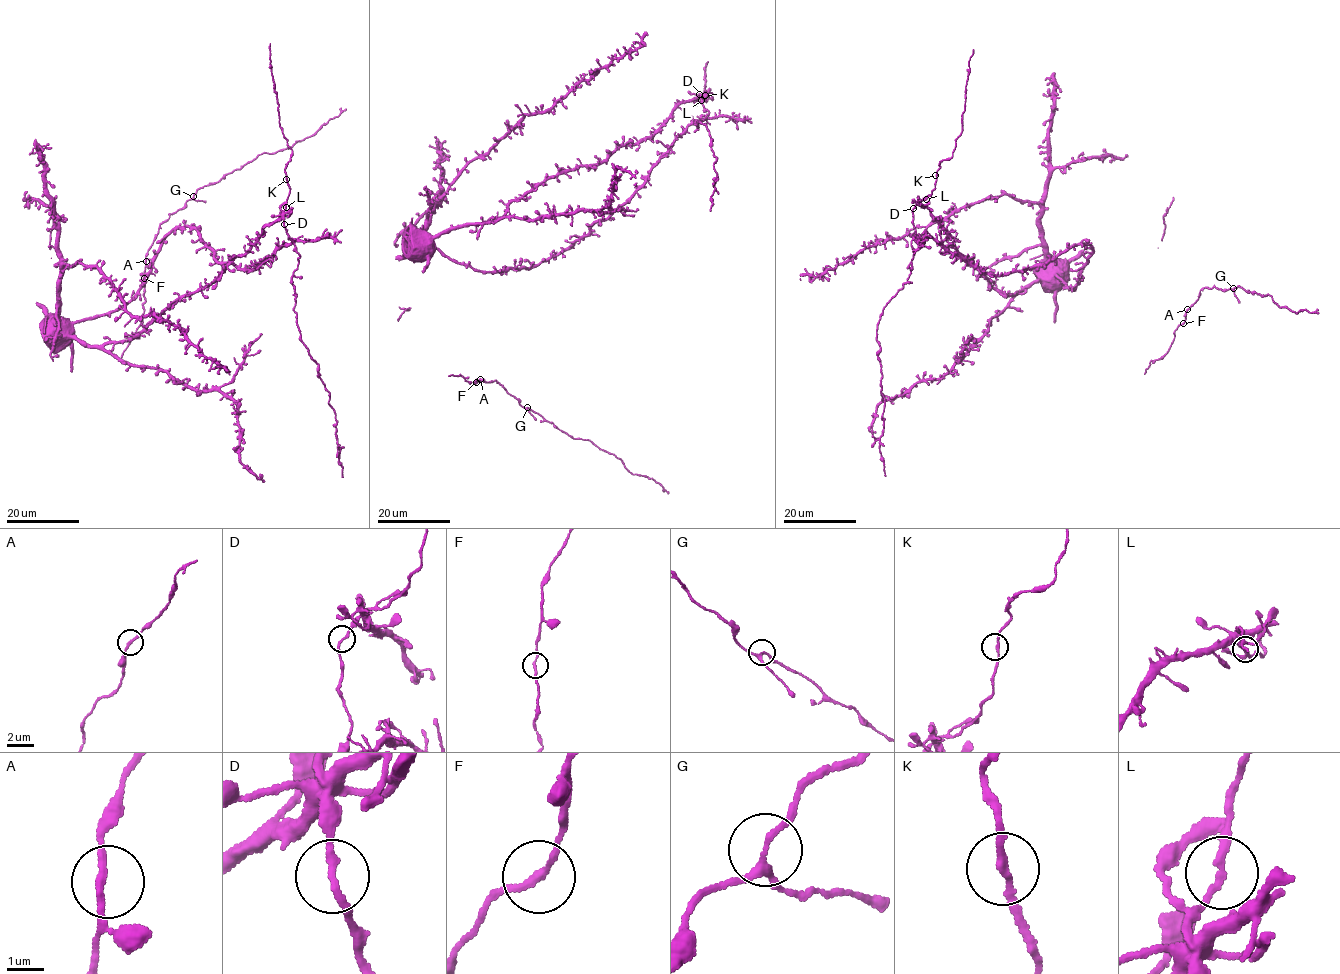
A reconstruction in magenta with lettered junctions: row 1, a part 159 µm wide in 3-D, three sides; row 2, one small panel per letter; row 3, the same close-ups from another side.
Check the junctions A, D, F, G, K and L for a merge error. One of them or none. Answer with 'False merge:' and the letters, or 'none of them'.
False merge: none of them

